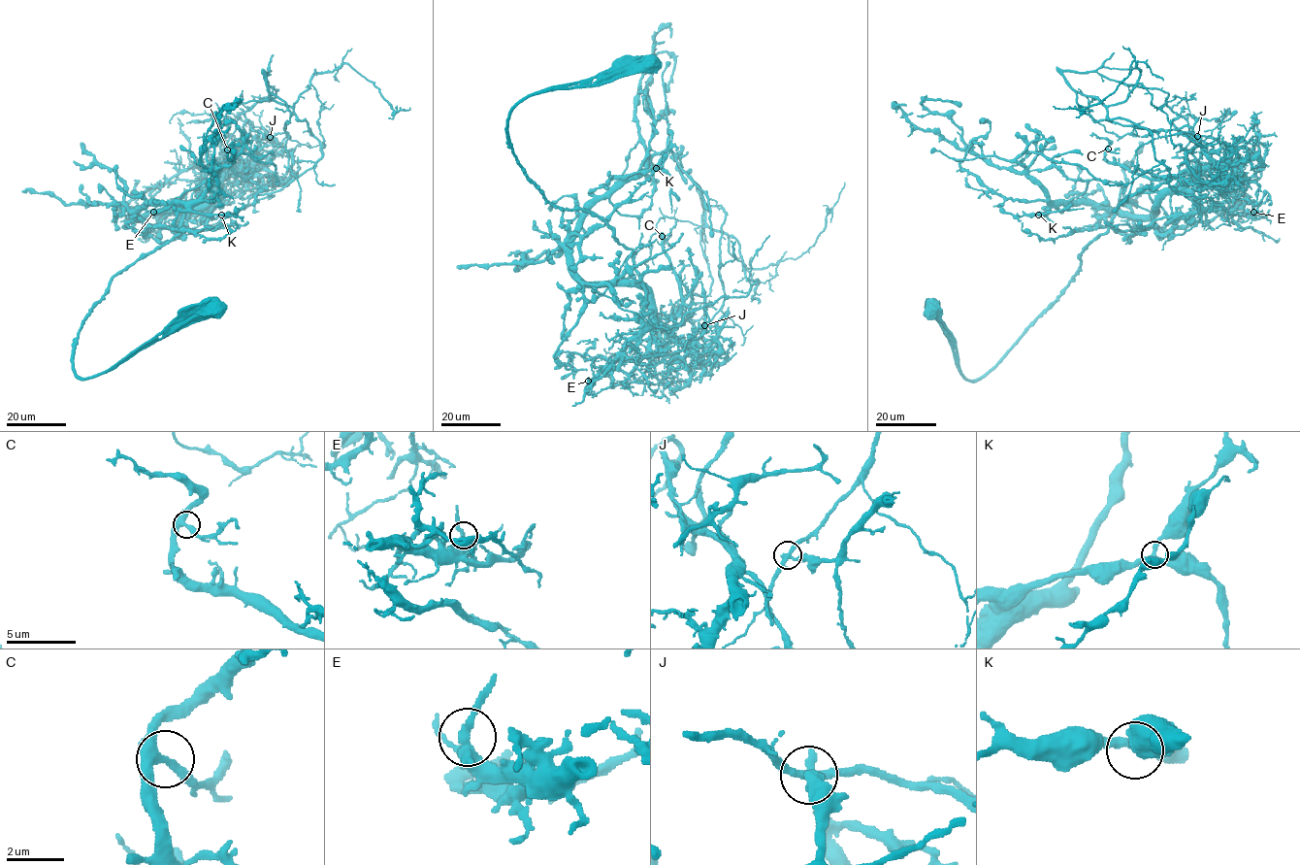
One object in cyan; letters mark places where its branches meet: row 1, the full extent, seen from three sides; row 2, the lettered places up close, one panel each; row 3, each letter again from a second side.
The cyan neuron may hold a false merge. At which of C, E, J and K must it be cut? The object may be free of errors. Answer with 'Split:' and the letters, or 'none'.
Split: J

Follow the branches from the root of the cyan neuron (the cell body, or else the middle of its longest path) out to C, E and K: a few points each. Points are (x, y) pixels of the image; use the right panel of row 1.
C: (932, 312), (958, 370), (977, 381), (1078, 272), (1123, 199), (1198, 172), (1149, 179), (1109, 162), (1108, 149)
E: (932, 312), (958, 370), (977, 381), (1078, 272), (1080, 254), (1123, 199), (1186, 192), (1203, 207), (1253, 212)
K: (932, 312), (958, 370), (977, 381), (1078, 272), (1080, 254), (1123, 199), (1153, 212), (1068, 204), (1038, 215)

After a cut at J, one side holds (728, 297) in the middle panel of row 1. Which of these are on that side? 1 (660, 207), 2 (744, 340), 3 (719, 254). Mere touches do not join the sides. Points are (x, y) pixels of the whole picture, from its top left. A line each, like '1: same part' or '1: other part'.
1: same part
2: same part
3: same part

